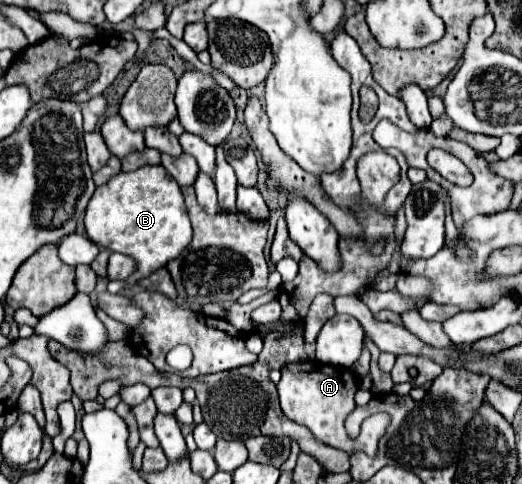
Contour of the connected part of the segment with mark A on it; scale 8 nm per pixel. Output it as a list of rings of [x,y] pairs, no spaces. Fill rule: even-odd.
[[[300,361],[300,363],[286,363],[286,367],[280,369],[282,379],[276,385],[280,407],[288,419],[292,419],[298,425],[306,425],[320,441],[324,441],[330,447],[342,449],[349,455],[354,451],[364,451],[366,455],[374,457],[378,449],[378,441],[386,433],[386,427],[390,425],[390,415],[378,413],[370,415],[362,423],[362,431],[358,439],[350,439],[344,429],[346,417],[354,411],[354,393],[358,391],[360,377],[354,375],[352,369],[346,367],[328,367],[318,361]]]

